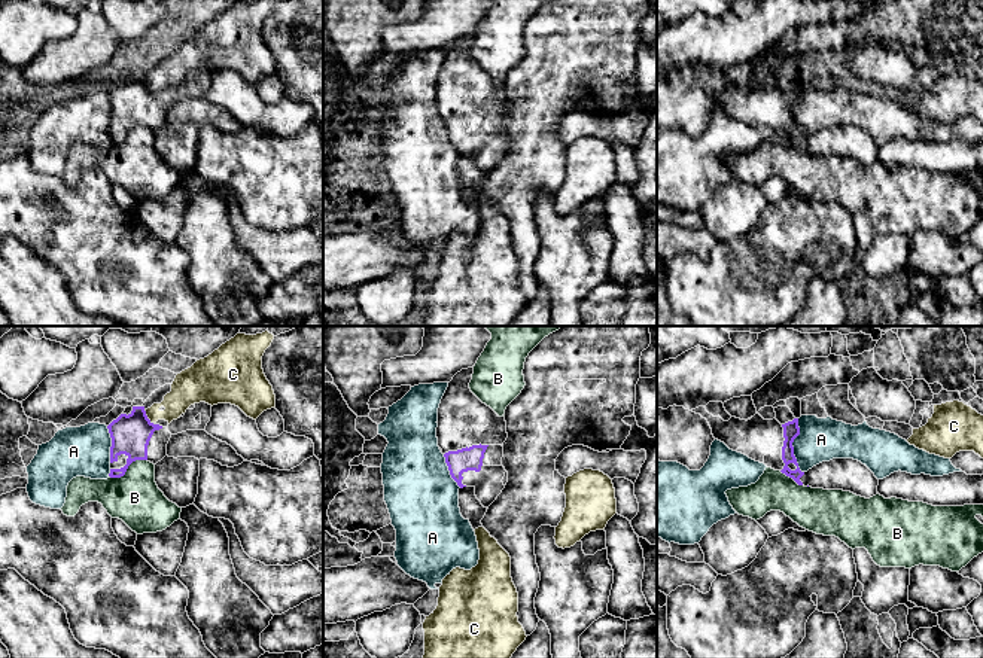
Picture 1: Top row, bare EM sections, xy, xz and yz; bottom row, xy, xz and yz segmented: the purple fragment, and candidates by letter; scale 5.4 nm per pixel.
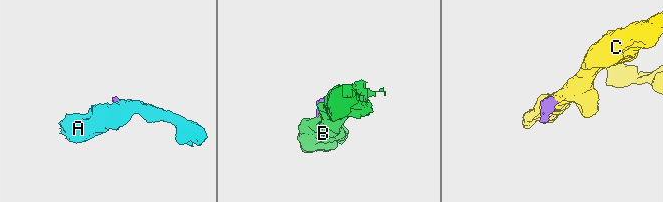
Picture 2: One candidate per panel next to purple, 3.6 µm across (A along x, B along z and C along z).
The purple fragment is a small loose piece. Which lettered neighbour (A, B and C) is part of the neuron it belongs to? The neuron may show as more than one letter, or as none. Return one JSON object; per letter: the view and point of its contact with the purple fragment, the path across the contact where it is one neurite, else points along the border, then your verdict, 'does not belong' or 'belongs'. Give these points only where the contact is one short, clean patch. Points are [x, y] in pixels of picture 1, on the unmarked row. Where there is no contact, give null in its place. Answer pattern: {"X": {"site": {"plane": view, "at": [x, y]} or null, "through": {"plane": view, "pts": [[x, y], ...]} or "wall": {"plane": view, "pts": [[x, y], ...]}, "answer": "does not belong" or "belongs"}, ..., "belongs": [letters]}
{"A": {"site": {"plane": "yz", "at": [791, 112]}, "wall": {"plane": "yz", "pts": [[797, 85], [799, 101], [793, 109], [793, 121], [803, 139]]}, "answer": "does not belong"}, "B": {"site": {"plane": "xy", "at": [127, 134]}, "wall": {"plane": "xy", "pts": [[146, 125], [137, 125], [119, 143], [109, 143]]}, "answer": "does not belong"}, "C": {"site": {"plane": "xy", "at": [146, 84]}, "wall": {"plane": "xy", "pts": [[143, 76], [152, 90]]}, "answer": "does not belong"}, "belongs": []}

